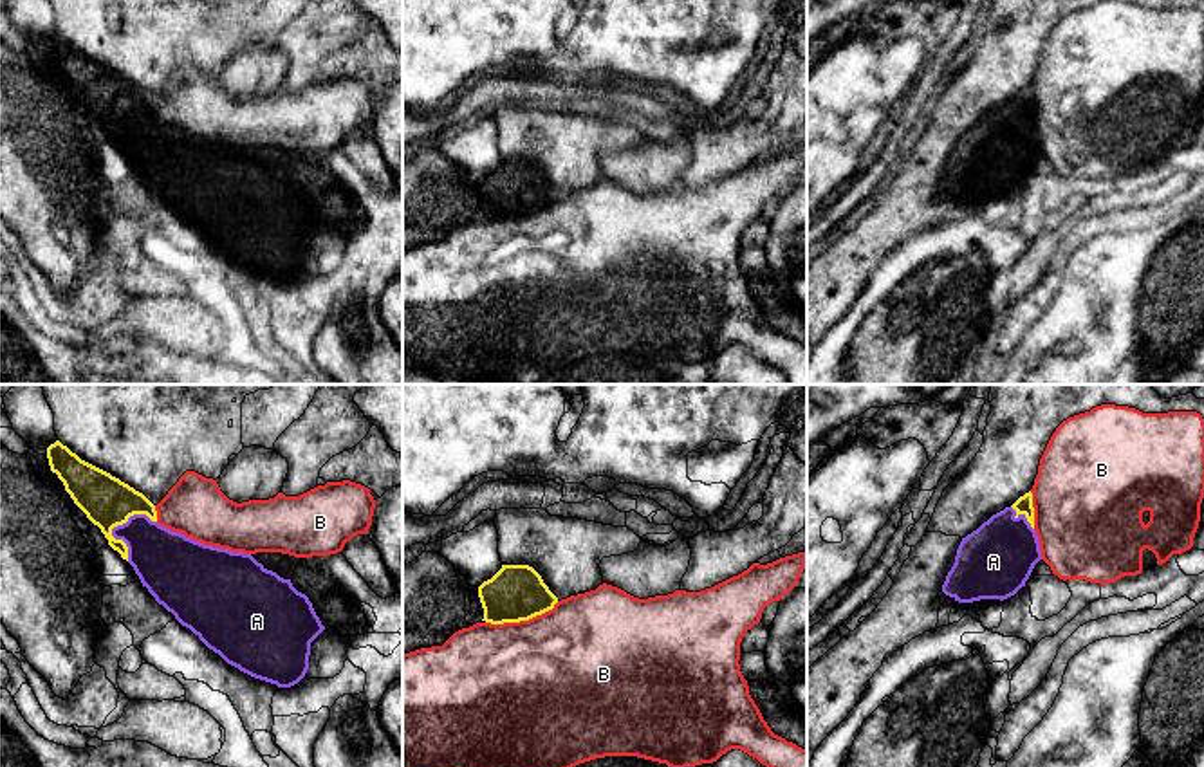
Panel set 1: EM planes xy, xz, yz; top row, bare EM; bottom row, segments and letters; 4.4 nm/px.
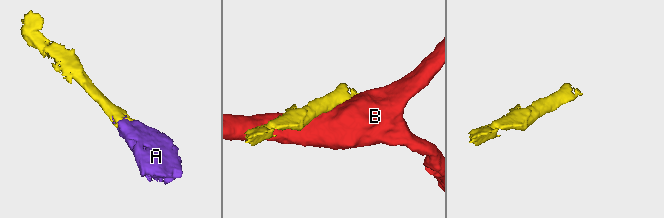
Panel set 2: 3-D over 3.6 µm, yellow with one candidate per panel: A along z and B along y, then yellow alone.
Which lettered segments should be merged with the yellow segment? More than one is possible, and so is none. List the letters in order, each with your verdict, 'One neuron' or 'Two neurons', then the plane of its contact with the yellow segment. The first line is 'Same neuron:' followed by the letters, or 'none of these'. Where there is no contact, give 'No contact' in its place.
Same neuron: A
A: One neuron. Touches yellow in xy
B: Two neurons. Touches yellow in xz

